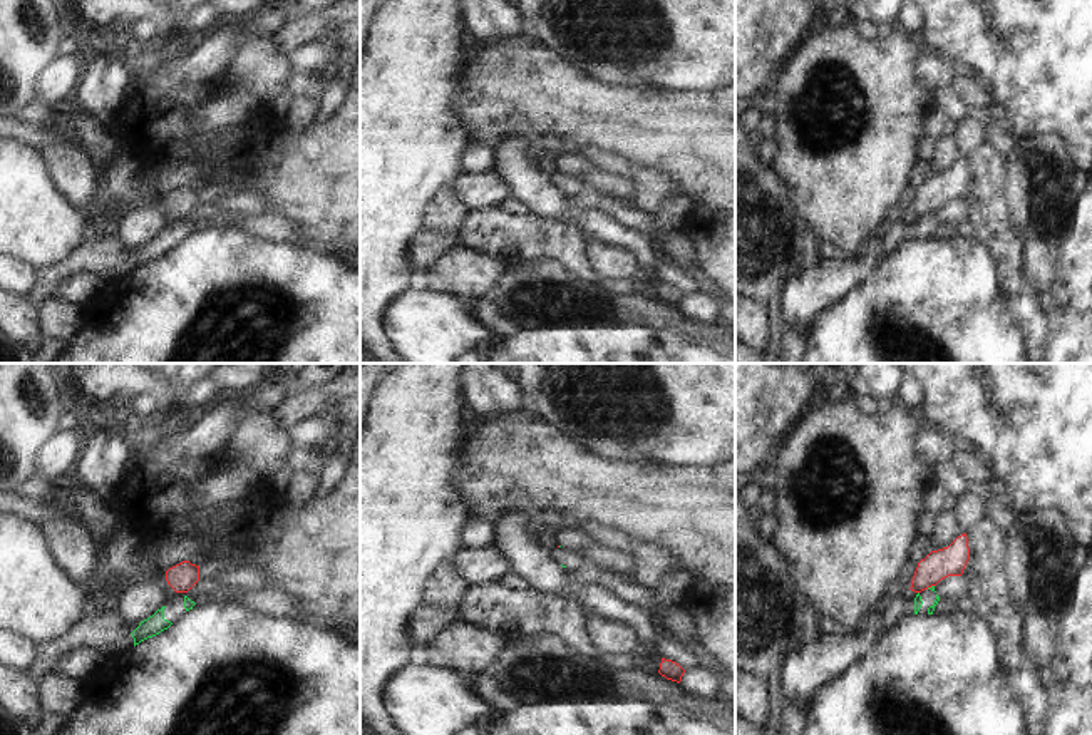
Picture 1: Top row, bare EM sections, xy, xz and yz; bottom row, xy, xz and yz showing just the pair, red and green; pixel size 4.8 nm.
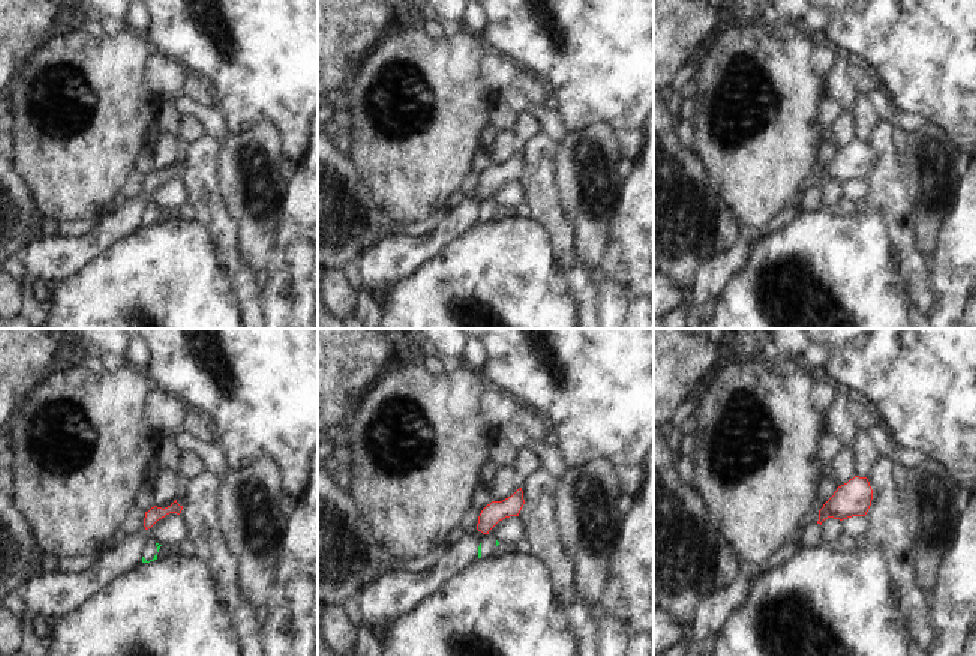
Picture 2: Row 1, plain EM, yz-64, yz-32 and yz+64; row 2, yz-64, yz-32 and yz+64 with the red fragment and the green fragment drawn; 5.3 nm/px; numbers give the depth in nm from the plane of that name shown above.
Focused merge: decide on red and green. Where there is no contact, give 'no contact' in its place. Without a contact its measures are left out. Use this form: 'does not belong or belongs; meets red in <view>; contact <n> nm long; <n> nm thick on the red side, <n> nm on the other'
does not belong; meets red in yz; contact 40 nm long; 140 nm thick on the red side, 20 nm on the other

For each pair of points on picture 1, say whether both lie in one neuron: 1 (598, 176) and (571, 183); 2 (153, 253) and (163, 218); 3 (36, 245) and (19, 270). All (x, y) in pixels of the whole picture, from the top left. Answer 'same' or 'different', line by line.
1: different
2: different
3: different

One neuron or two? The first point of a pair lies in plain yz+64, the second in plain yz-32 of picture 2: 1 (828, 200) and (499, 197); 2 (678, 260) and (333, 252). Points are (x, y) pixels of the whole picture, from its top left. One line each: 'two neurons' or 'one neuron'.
1: two neurons
2: one neuron

